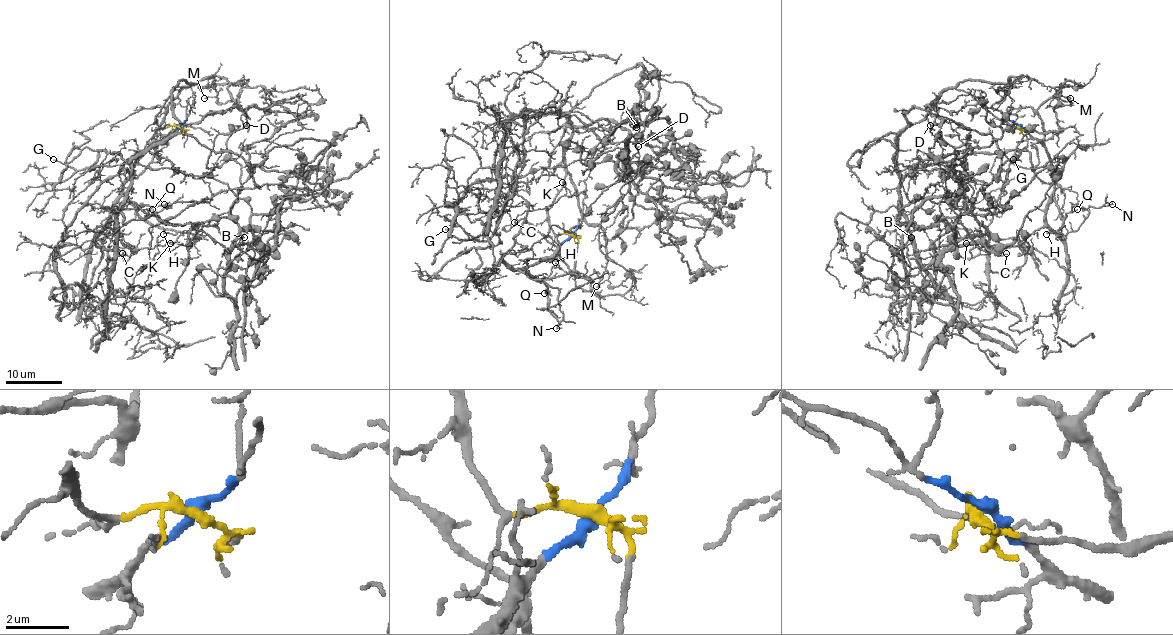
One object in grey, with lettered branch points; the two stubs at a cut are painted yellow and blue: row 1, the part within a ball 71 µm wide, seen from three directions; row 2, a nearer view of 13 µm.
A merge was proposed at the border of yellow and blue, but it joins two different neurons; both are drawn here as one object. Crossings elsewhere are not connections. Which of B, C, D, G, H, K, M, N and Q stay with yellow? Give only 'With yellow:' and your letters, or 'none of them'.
With yellow: B, D, G, M

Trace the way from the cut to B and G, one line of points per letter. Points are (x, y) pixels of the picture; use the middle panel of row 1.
B: (570, 234), (556, 234), (548, 213), (572, 124), (519, 115), (577, 111), (610, 129), (636, 127)
G: (570, 234), (556, 234), (548, 213), (572, 124), (524, 111), (524, 158), (495, 232), (477, 241), (445, 230)

